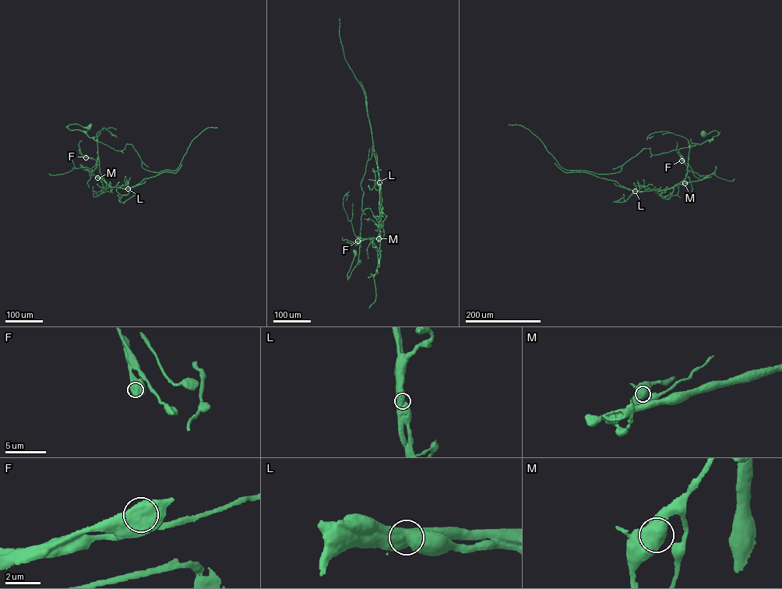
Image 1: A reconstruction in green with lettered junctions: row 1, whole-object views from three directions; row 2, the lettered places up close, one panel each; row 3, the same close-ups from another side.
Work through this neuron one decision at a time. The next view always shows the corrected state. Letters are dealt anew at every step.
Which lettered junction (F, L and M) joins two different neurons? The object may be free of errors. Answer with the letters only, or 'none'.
L

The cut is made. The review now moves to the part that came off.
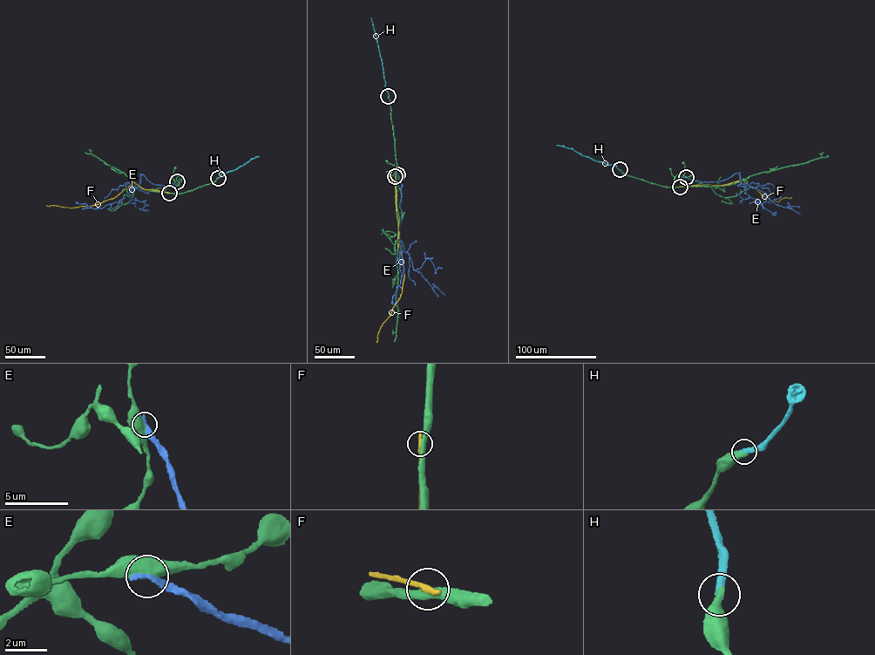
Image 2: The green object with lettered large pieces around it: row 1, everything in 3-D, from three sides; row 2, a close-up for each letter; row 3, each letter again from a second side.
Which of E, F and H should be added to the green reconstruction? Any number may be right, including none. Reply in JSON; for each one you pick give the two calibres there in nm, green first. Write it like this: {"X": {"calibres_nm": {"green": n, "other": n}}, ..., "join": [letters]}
{"H": {"calibres_nm": {"green": 480, "other": 420}}, "join": ["H"]}

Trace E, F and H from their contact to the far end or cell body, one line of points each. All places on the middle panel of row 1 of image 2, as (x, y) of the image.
E: (397, 174), (402, 186), (397, 240), (403, 242), (401, 249), (403, 271), (390, 316)
F: (395, 176), (397, 249), (404, 276), (401, 296), (381, 326), (376, 343)
H: (388, 96), (371, 17)

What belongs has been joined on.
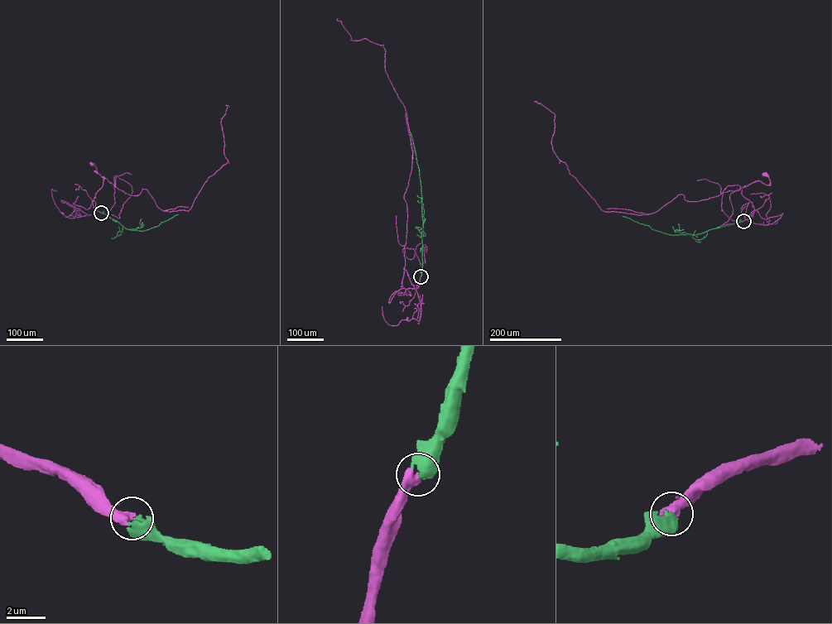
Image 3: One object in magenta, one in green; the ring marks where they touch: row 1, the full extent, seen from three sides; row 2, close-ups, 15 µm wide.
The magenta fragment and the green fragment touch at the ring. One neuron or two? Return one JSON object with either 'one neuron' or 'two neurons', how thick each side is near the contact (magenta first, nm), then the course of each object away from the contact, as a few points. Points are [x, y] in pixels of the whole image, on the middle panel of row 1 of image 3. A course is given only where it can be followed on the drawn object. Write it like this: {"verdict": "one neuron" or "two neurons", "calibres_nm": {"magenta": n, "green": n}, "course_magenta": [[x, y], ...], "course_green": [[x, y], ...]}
{"verdict": "one neuron", "calibres_nm": {"magenta": 600, "green": 420}, "course_magenta": [[420, 276], [419, 286], [415, 289], [404, 269], [402, 285], [411, 294], [400, 292]], "course_green": [[420, 276], [422, 198], [411, 132]]}

